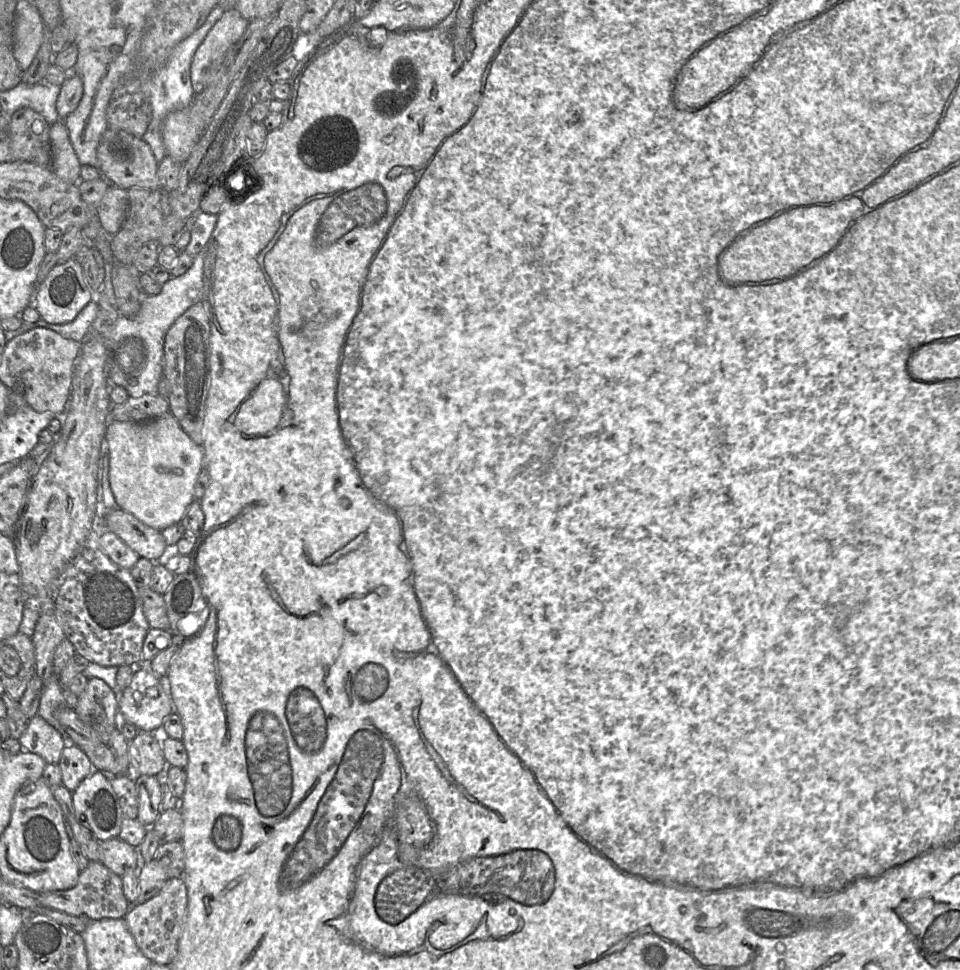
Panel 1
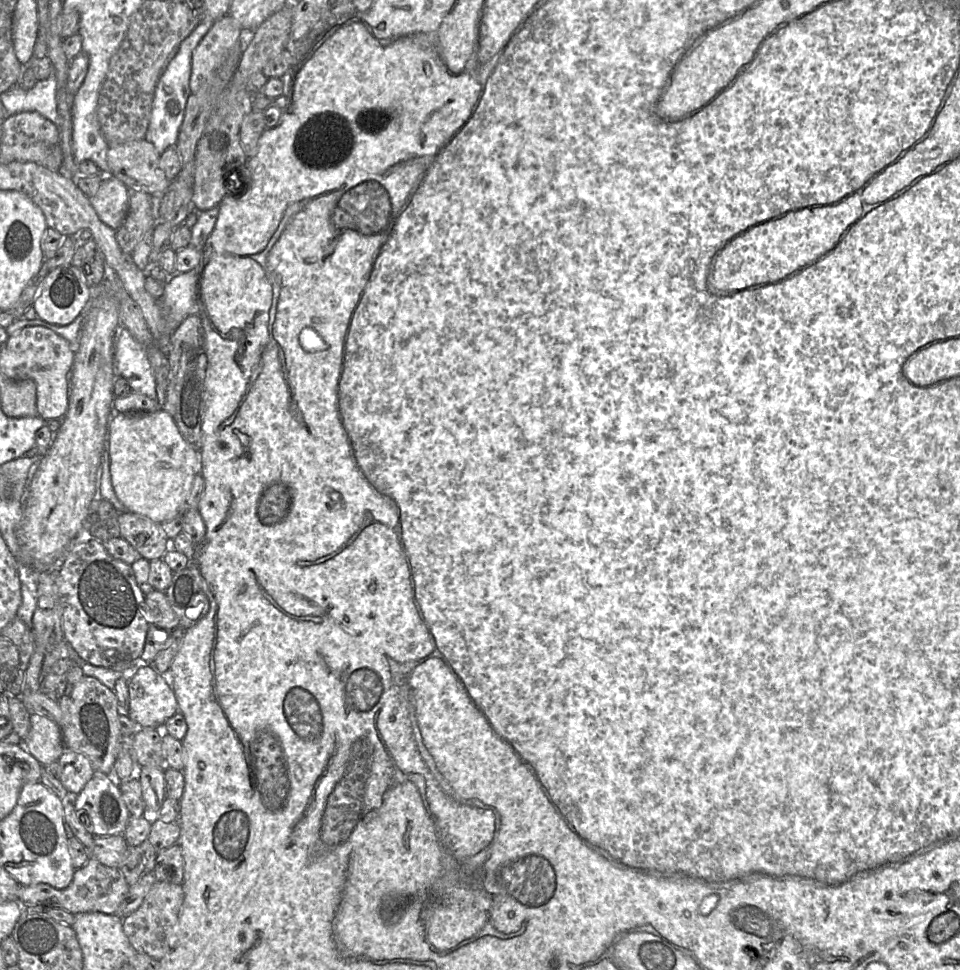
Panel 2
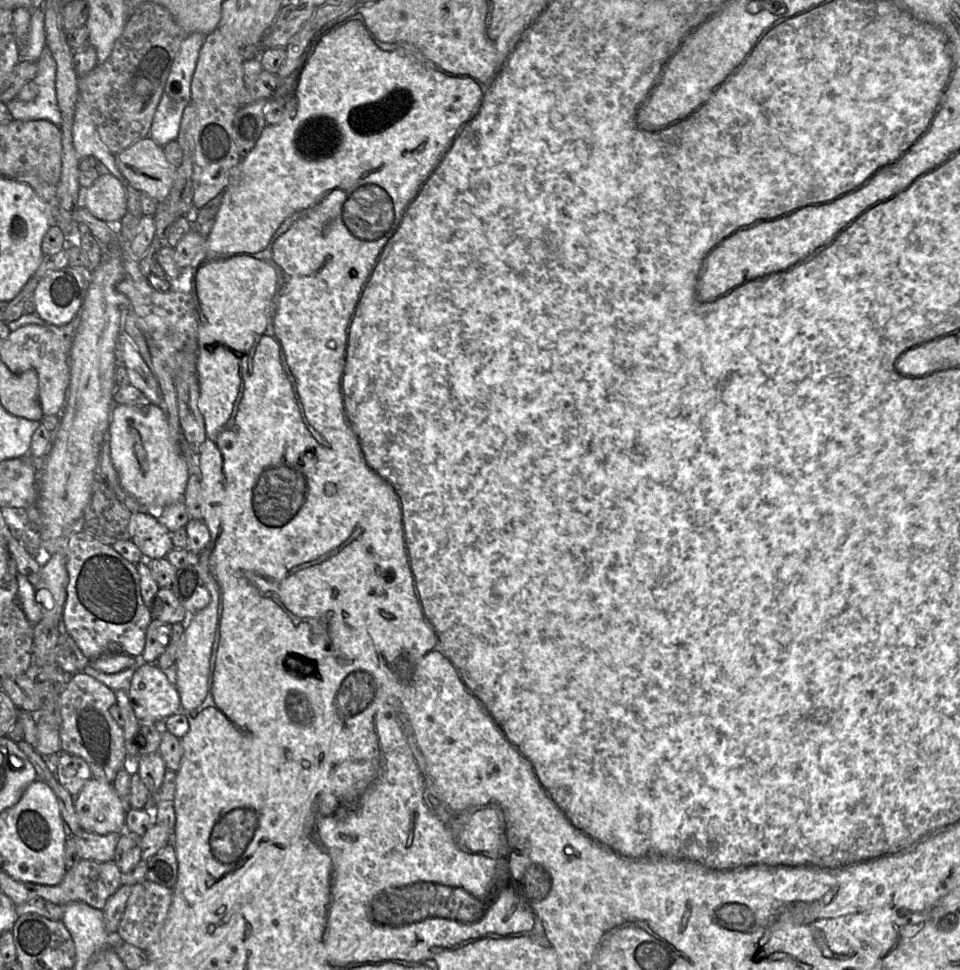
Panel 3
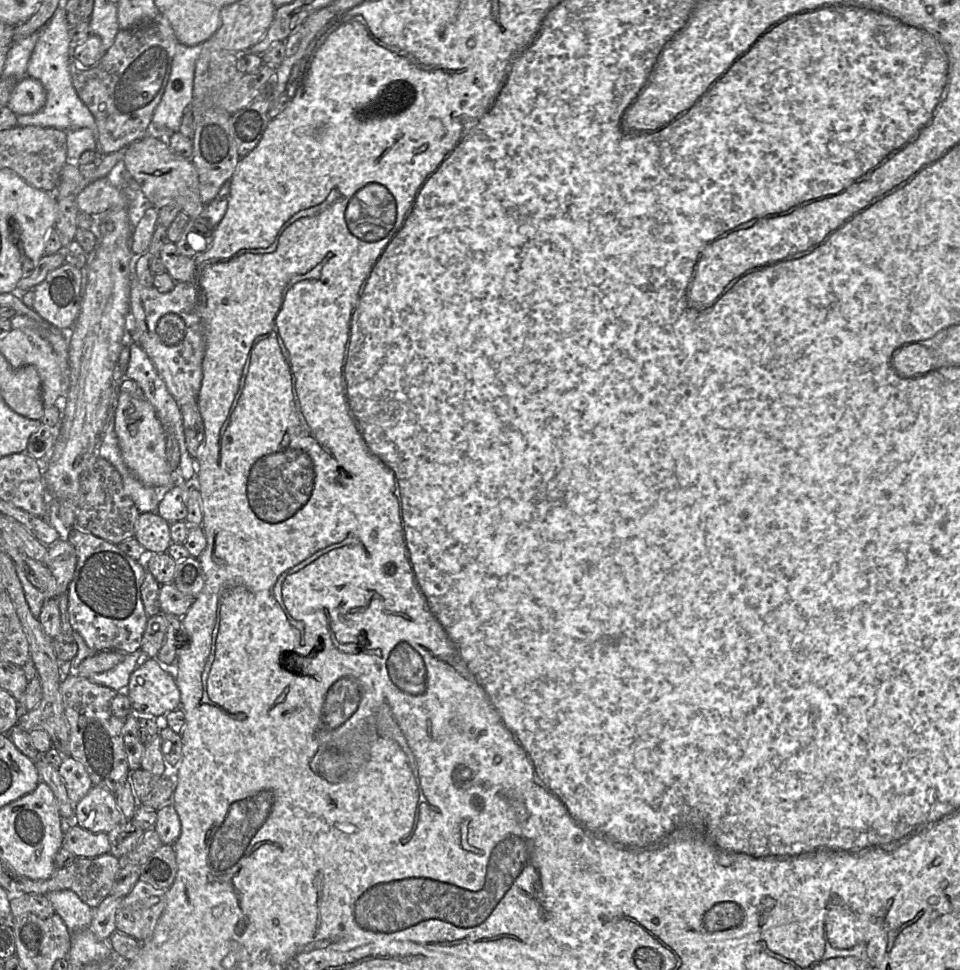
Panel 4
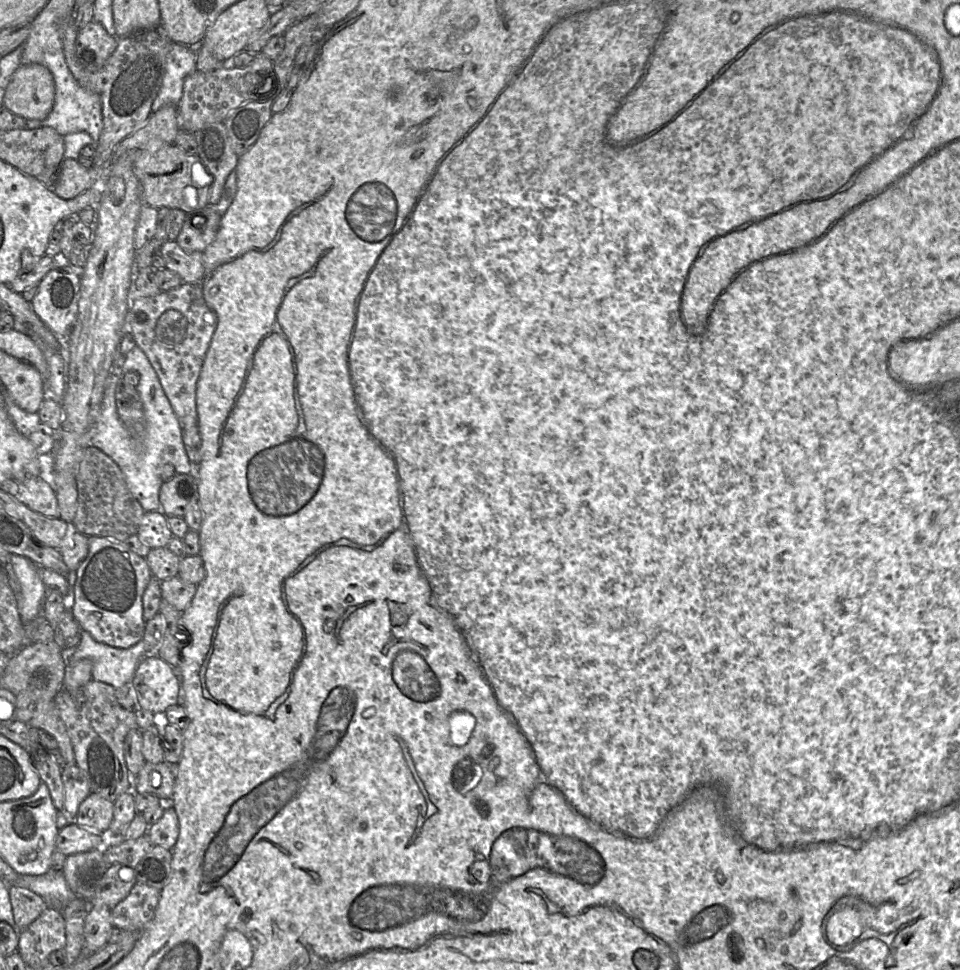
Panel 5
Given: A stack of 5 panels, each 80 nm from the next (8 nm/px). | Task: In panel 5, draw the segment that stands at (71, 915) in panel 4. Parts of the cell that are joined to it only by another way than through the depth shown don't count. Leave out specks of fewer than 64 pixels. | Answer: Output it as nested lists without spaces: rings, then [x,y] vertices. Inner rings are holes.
[[[49,870],[41,875],[18,875],[13,883],[40,895],[48,907],[62,909],[76,895],[68,887],[62,870]]]

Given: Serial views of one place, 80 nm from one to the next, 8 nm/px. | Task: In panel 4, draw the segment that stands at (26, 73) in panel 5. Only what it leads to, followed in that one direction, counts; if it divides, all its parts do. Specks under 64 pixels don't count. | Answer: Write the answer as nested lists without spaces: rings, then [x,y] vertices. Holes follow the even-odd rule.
[[[31,77],[19,80],[6,106],[16,115],[35,114],[45,105],[46,91],[43,85]]]

